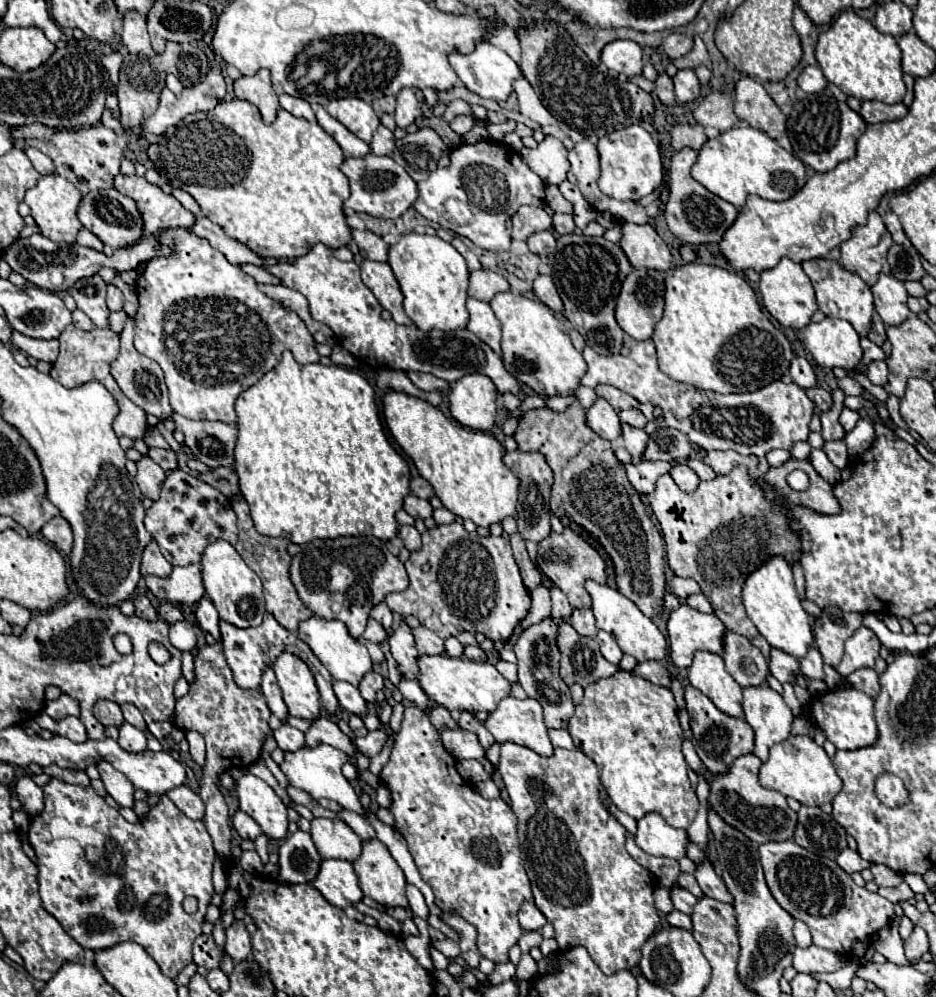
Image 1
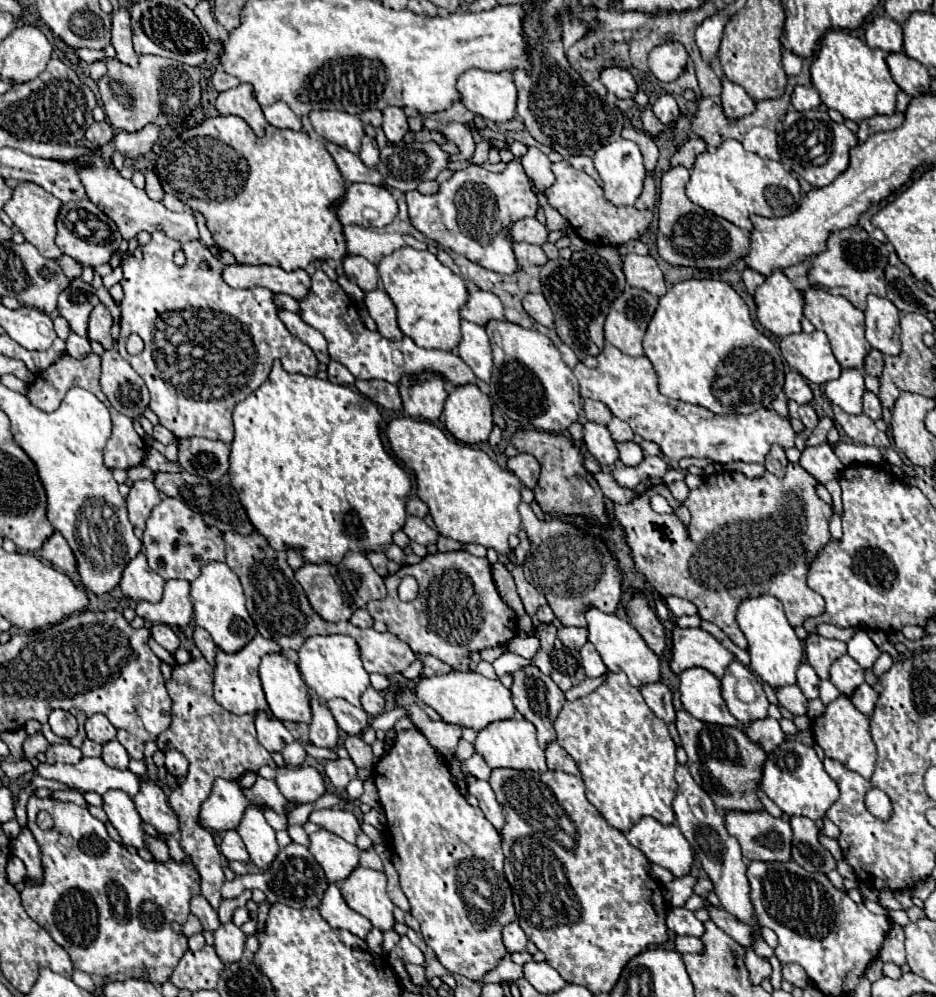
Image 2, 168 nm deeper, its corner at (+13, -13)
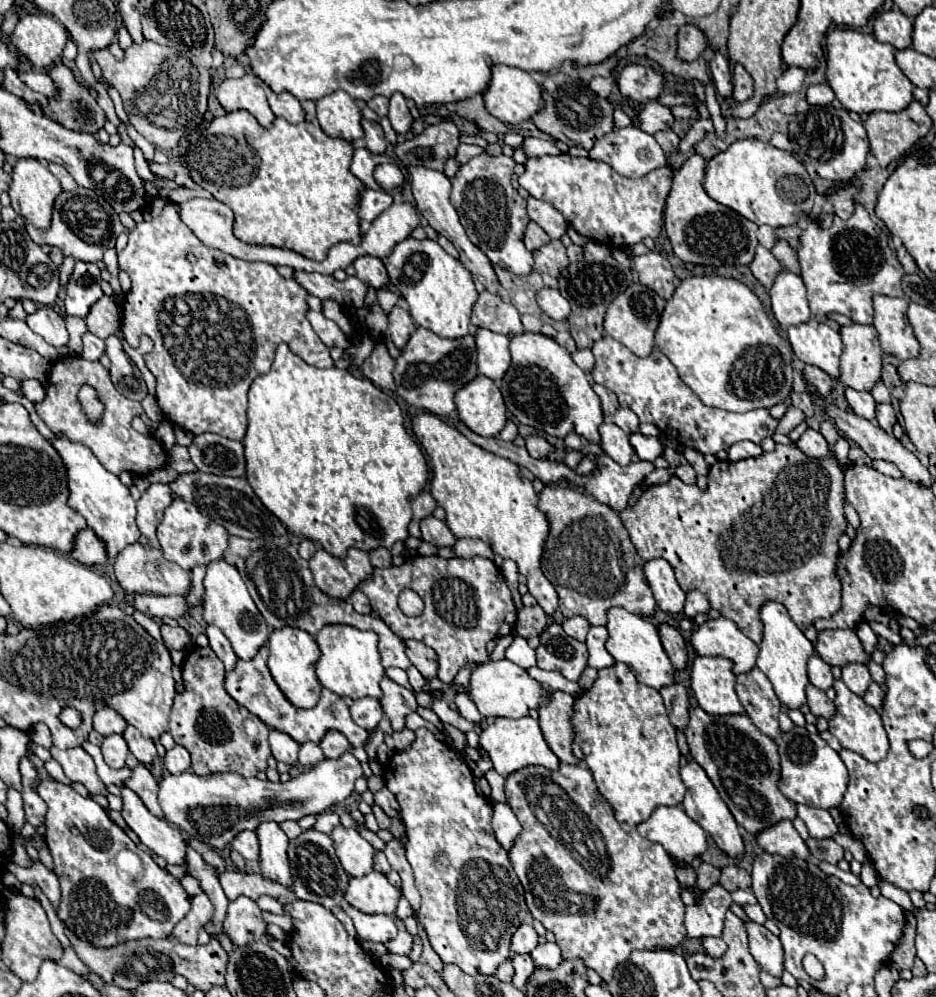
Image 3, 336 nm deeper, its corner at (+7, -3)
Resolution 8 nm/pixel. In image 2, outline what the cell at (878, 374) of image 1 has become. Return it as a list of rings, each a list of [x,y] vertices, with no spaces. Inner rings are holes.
[[[865,390],[865,394],[863,394],[863,412],[865,412],[871,420],[881,418],[881,402],[879,402],[877,394]]]

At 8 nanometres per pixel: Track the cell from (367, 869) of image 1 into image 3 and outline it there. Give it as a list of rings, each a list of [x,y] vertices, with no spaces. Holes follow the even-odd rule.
[[[371,872],[363,878],[351,878],[345,900],[365,914],[395,916],[401,892],[389,884],[381,872]]]

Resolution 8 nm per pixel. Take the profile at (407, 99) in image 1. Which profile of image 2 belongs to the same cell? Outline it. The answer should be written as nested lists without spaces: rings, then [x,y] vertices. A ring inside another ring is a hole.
[[[387,106],[383,110],[383,132],[387,140],[397,144],[403,140],[407,130],[409,130],[409,124],[407,124],[407,116],[403,114],[403,110],[399,106]]]

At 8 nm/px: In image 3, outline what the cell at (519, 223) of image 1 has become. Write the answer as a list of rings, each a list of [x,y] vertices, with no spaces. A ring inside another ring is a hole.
[[[527,198],[527,212],[529,212],[529,218],[549,234],[549,238],[561,238],[567,232],[567,226],[569,226],[567,220],[549,202]]]

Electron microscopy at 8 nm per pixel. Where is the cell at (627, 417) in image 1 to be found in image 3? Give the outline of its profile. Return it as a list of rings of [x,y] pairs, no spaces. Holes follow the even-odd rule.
[[[619,408],[615,414],[613,414],[613,424],[617,424],[625,434],[633,434],[639,430],[639,418],[627,410],[627,408]]]

